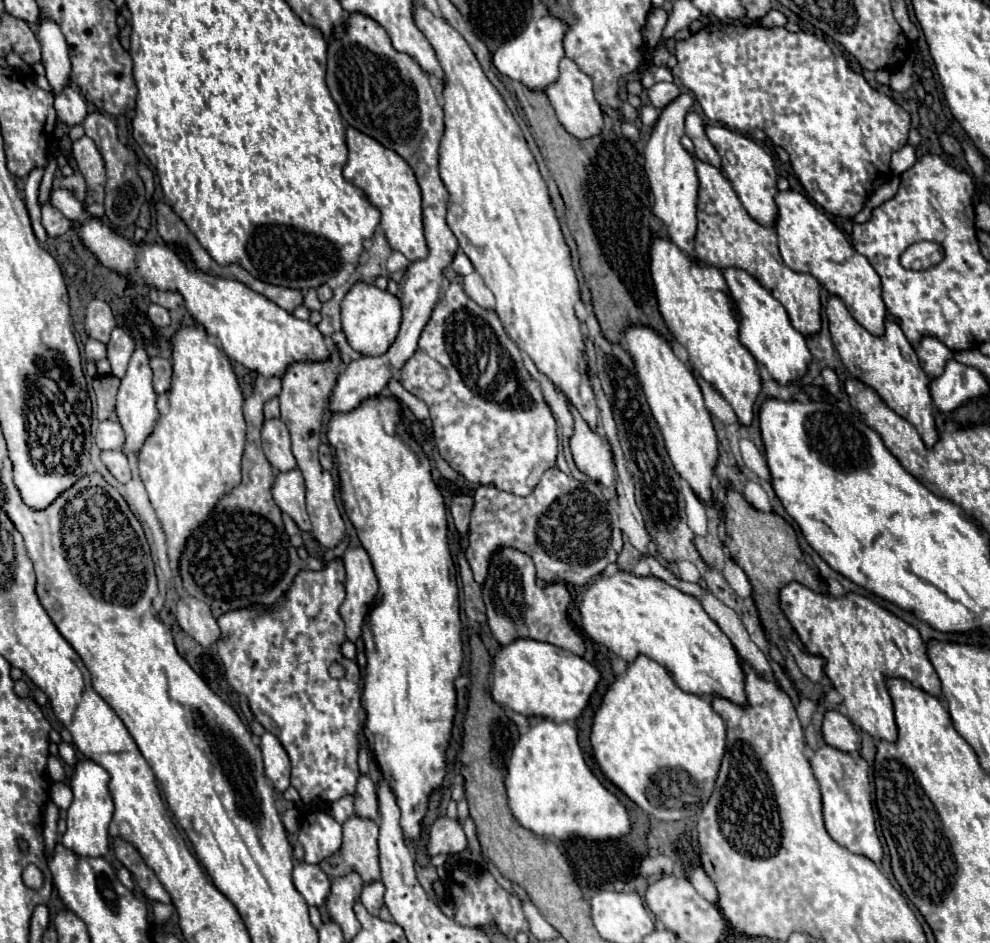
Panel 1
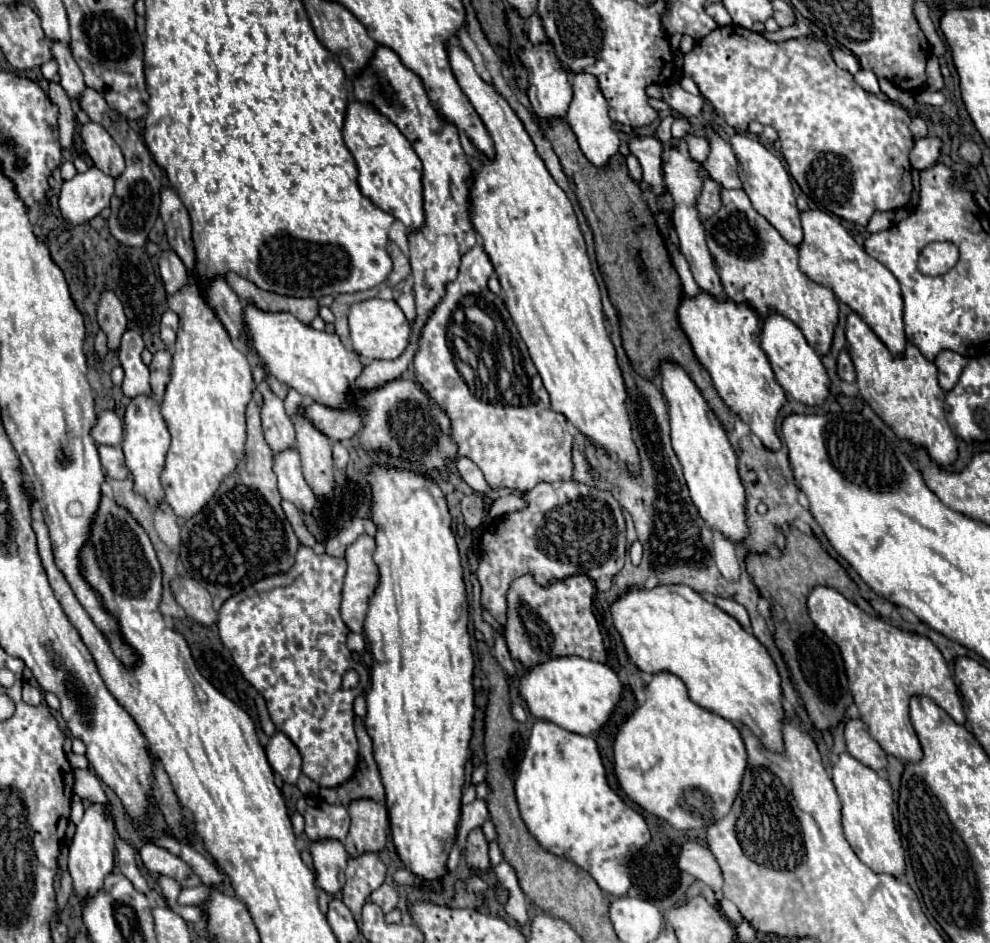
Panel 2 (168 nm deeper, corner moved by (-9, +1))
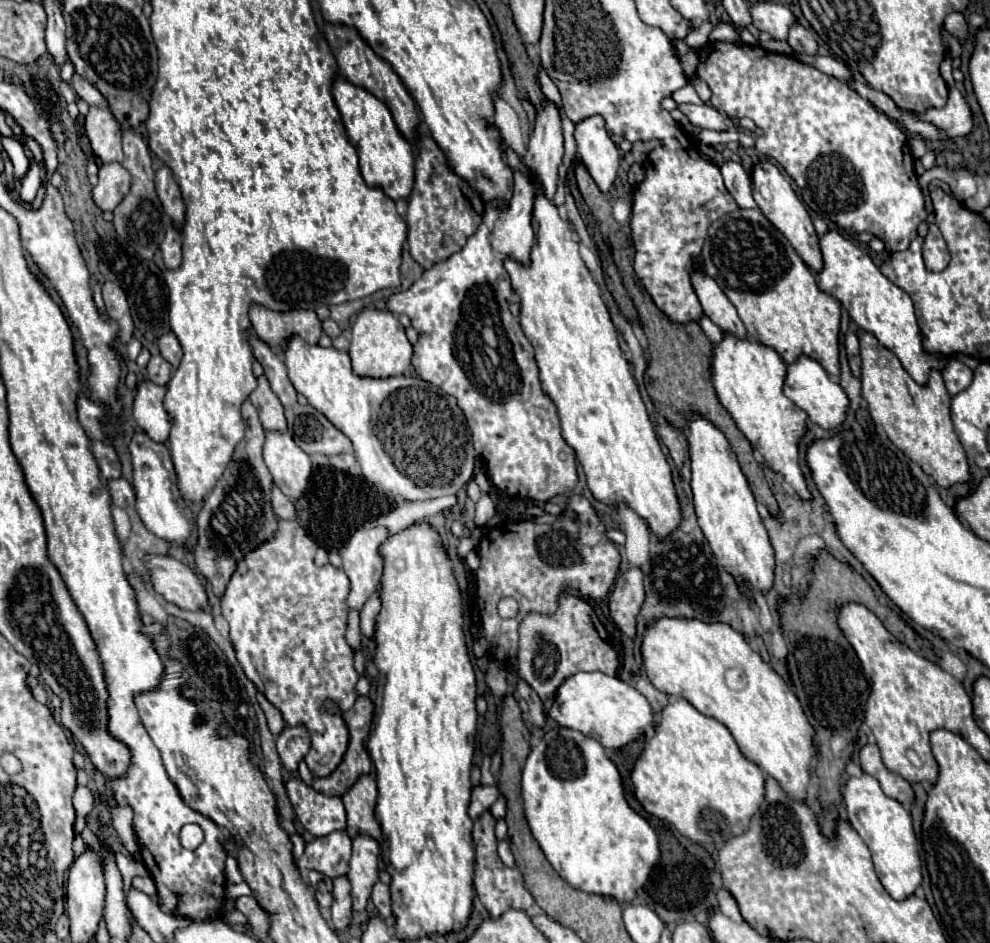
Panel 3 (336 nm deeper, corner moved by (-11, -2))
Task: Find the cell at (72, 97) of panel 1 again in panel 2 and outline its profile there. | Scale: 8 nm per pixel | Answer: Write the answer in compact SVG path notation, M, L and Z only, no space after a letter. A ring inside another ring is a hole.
M53 43L51 47L53 57L57 59L59 65L59 77L61 77L61 87L65 89L67 97L73 101L79 101L83 91L85 91L85 81L81 75L81 69L77 67L75 59L71 57L71 51L63 43Z

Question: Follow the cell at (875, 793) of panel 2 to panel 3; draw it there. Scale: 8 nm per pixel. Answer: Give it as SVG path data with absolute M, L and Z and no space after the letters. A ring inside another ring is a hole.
M863 774L861 778L849 778L843 788L843 798L847 806L847 818L871 850L877 876L883 882L885 890L895 900L905 900L913 896L915 890L921 886L923 872L909 810L905 810L903 804L899 804L897 800L885 796L879 782L869 774Z

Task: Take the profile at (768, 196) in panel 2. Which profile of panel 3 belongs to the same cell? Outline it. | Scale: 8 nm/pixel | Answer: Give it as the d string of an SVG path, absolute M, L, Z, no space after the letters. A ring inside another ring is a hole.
M759 162L753 168L753 198L759 206L759 210L769 218L769 222L791 242L791 246L797 250L797 254L803 258L803 262L815 274L819 274L819 270L823 270L823 254L819 250L819 236L813 228L811 216L809 216L807 208L803 206L803 202L797 198L795 190L787 182L787 178L771 162Z

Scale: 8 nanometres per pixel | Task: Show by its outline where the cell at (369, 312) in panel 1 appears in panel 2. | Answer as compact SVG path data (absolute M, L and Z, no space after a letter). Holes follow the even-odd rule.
M377 297L351 305L349 331L351 331L353 349L359 355L363 355L367 361L397 359L405 351L405 347L409 343L409 335L411 335L409 321L407 321L405 313L401 311L401 307L395 301L383 301Z

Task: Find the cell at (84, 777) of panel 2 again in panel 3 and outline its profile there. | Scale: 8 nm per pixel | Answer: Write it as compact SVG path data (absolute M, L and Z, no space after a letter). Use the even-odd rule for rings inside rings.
M135 876L135 878L133 878L133 886L135 886L137 890L145 892L147 896L155 896L155 892L157 892L155 882L153 882L151 878L141 878L141 876Z

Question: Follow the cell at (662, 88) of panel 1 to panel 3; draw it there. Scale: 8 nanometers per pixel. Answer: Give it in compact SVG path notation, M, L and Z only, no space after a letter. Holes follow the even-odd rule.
M683 104L681 110L687 114L687 118L691 120L691 124L699 126L699 128L707 128L707 130L717 130L717 132L725 132L729 130L727 126L727 118L717 112L713 106L693 106L693 104Z

